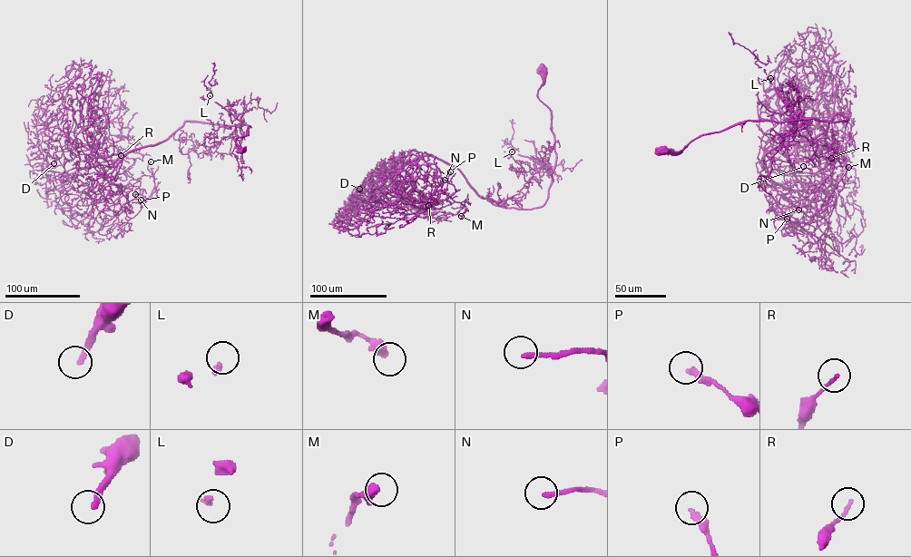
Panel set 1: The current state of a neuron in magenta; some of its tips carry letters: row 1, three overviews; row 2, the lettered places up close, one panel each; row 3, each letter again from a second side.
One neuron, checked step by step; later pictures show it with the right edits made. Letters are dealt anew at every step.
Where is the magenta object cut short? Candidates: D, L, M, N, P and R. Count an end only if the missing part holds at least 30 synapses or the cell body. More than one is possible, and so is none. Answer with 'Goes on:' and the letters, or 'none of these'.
Goes on: D, L, N

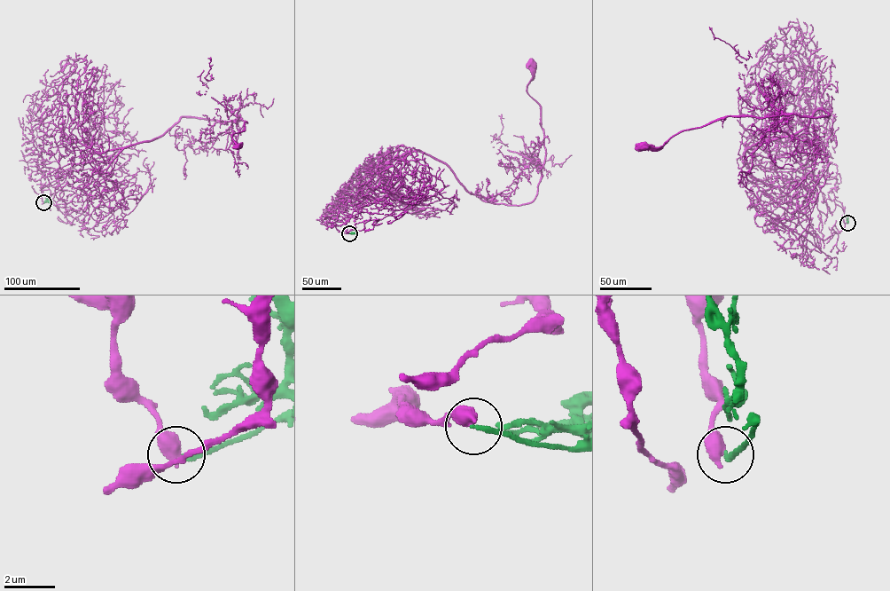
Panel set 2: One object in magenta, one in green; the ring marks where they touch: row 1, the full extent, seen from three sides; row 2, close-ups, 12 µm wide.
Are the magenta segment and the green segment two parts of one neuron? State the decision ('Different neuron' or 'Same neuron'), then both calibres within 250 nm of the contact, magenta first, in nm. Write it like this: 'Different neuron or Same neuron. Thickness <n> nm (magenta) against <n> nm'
Different neuron. Thickness 600 nm (magenta) against 220 nm

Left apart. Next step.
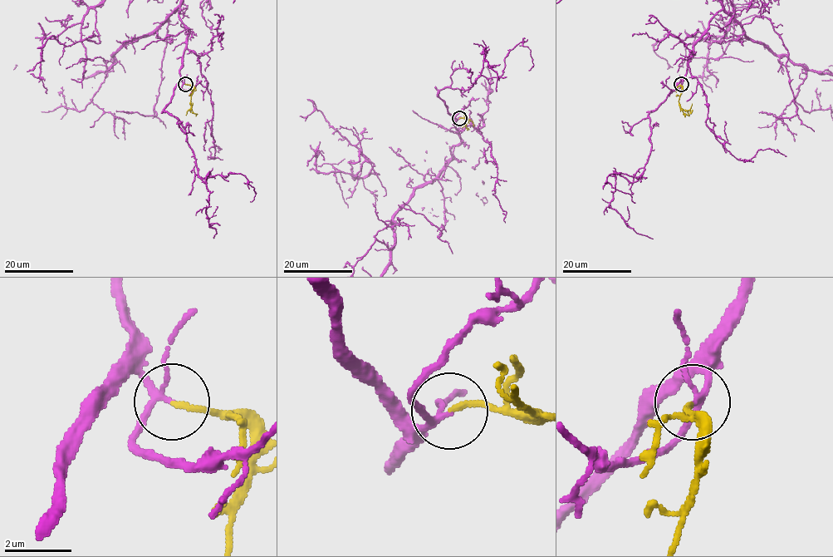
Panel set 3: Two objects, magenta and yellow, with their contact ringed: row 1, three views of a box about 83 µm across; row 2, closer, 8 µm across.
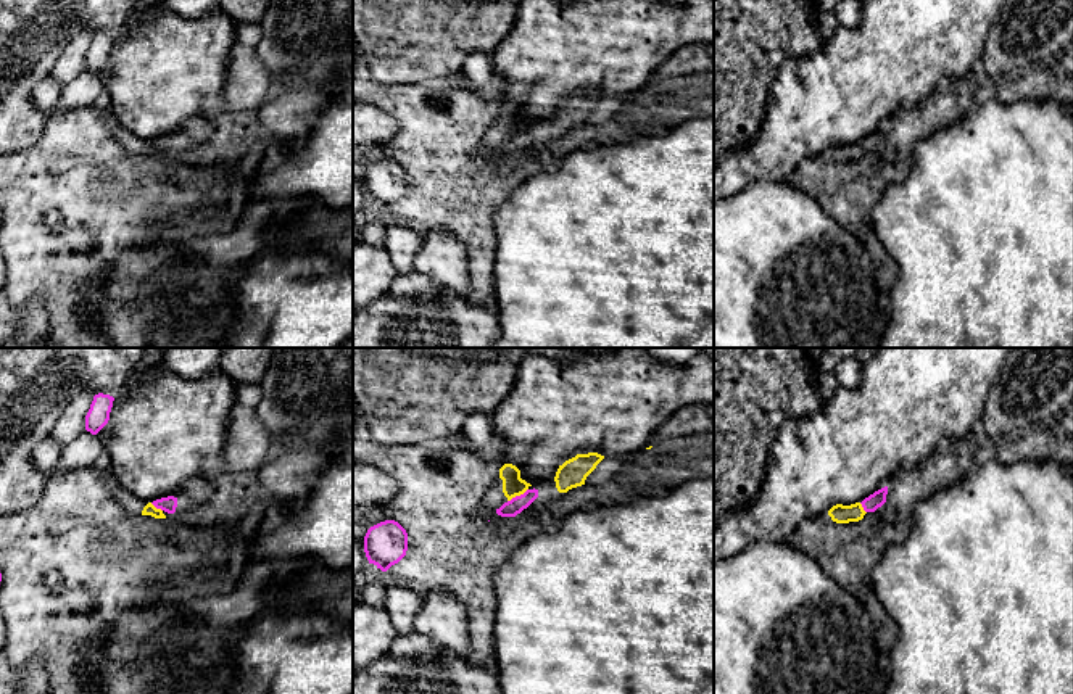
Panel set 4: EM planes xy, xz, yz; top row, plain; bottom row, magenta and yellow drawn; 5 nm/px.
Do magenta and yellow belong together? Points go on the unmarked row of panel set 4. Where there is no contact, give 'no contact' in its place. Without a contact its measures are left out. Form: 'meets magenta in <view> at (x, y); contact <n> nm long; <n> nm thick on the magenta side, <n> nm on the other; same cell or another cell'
meets magenta in xz at (517, 136); contact 120 nm long; 80 nm thick on the magenta side, 110 nm on the other; same cell

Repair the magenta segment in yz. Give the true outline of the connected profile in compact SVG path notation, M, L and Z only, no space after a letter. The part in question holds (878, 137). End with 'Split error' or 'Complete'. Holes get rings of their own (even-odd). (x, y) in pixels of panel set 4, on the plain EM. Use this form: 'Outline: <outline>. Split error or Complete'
Outline: M888 126L875 130L862 142L856 142L851 145L836 143L828 150L828 155L836 163L859 161L867 151L875 151L878 147L881 147L886 142L886 134Z. Split error

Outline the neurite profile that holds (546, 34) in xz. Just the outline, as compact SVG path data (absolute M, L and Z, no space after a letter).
M524 0L512 31L501 43L491 52L495 69L503 76L503 89L508 103L520 109L520 118L530 124L554 119L557 108L577 93L598 92L604 98L632 98L652 85L652 76L659 66L678 48L691 43L712 43L714 42L714 0L690 0L686 3L673 5L662 0Z

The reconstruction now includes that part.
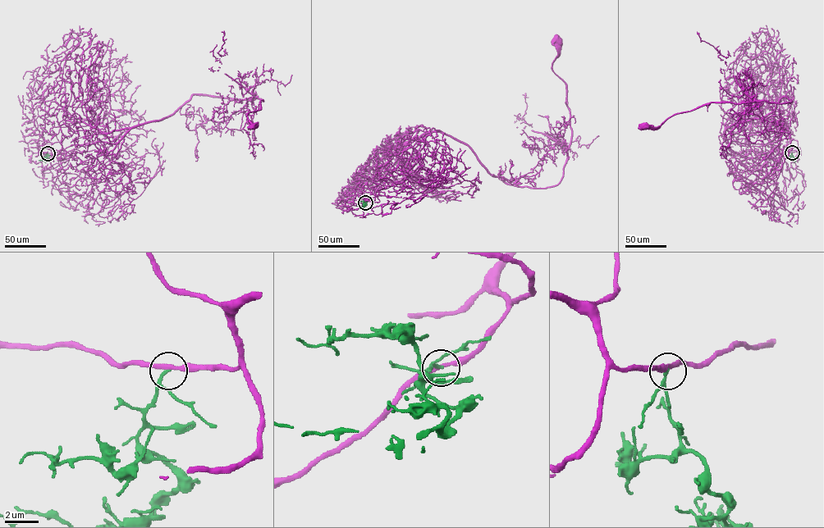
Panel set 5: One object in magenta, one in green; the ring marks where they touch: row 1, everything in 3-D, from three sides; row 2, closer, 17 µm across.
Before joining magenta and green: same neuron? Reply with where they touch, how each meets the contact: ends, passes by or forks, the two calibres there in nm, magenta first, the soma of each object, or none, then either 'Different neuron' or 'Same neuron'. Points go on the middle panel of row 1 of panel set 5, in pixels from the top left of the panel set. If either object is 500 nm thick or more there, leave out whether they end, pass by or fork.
Place: (365, 202). At the ring magenta passes by. At the ring green ends. Thickness 240 nm (magenta) against 200 nm. Soma of magenta: (558, 40). Soma of green: none. Different neuron

